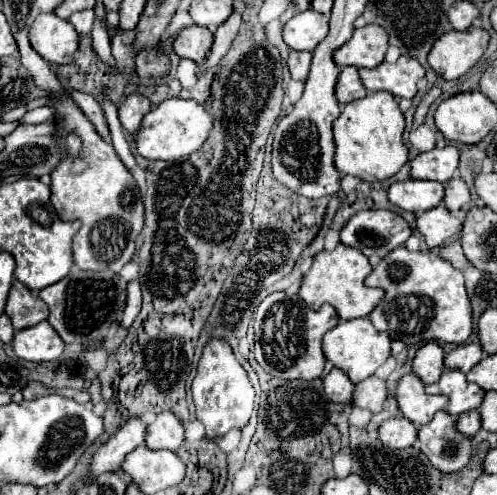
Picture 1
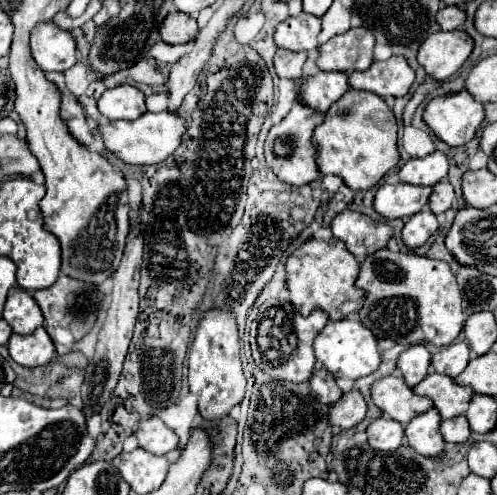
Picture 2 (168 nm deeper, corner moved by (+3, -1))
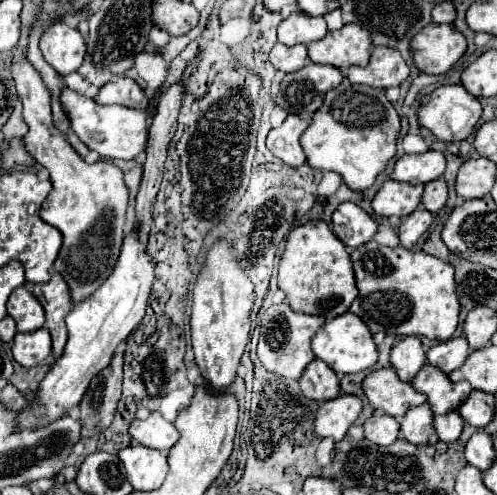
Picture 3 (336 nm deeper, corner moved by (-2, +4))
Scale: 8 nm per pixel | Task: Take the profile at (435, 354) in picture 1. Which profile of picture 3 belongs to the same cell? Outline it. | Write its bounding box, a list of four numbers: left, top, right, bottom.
[389,337,425,381]

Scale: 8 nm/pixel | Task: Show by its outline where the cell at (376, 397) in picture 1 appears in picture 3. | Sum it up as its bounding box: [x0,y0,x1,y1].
[313,395,361,441]

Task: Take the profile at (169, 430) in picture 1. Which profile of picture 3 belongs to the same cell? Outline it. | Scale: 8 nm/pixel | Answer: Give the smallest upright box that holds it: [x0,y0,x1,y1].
[129,411,179,451]

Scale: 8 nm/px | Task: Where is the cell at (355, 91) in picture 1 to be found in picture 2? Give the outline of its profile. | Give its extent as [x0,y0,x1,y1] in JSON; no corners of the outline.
[298,72,348,112]

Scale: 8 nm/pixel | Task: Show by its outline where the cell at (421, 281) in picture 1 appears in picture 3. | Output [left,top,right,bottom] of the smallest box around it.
[351,241,459,341]

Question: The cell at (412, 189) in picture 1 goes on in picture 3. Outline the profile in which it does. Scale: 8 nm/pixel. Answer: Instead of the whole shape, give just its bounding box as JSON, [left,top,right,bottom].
[373,179,423,217]

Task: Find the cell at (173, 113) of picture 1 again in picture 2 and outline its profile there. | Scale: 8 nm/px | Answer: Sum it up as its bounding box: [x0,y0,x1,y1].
[98,112,186,164]

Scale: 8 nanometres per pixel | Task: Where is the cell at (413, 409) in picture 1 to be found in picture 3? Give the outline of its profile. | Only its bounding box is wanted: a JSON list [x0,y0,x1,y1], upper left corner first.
[361,367,427,417]

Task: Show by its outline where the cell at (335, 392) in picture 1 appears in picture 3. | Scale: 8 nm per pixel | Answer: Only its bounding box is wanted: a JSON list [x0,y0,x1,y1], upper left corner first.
[299,361,339,401]

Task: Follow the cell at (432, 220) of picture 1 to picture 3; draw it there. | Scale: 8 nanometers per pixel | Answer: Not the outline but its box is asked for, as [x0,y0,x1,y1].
[399,207,433,249]

